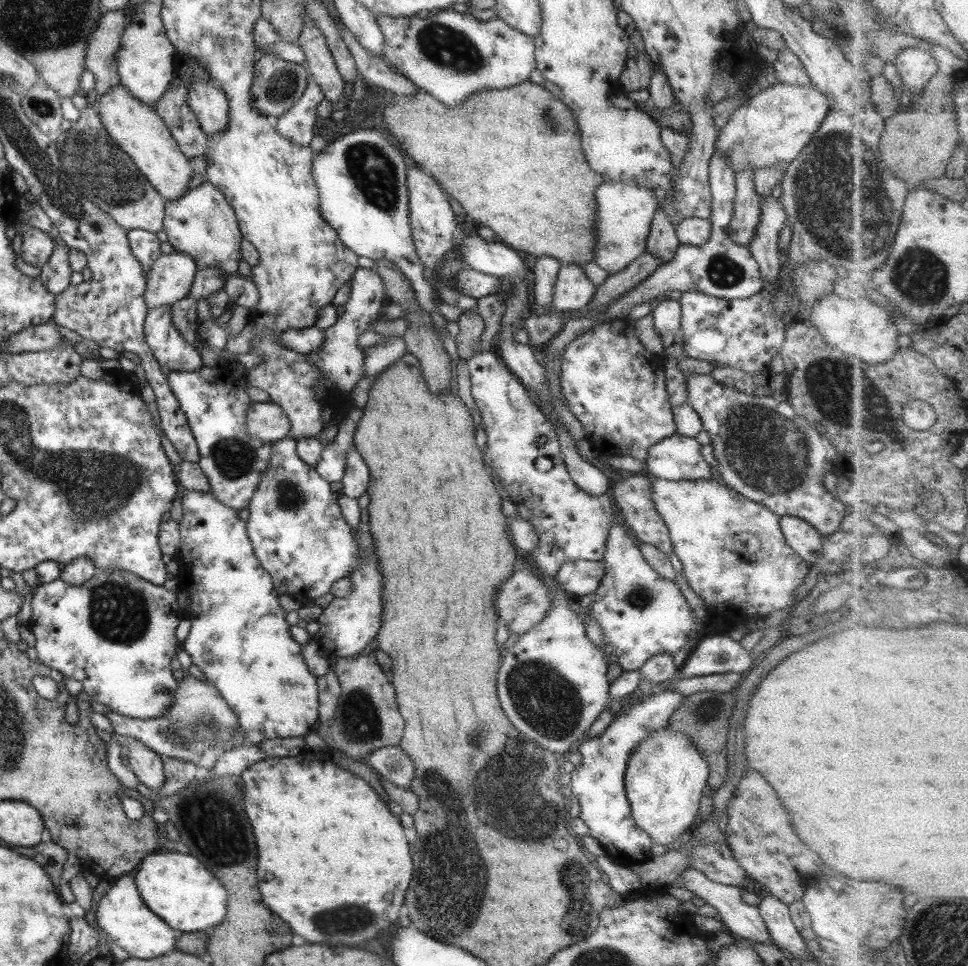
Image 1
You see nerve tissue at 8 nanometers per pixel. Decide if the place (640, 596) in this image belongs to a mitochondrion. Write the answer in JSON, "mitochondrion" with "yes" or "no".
{"mitochondrion":"yes"}

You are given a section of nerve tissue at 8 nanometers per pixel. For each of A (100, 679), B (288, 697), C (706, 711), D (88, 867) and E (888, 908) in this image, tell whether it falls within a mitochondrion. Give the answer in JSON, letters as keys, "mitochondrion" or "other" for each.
{"A":"other","B":"other","C":"mitochondrion","D":"other","E":"other"}

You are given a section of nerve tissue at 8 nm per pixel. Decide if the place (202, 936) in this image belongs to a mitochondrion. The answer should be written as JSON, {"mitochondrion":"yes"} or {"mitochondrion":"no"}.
{"mitochondrion":"no"}

